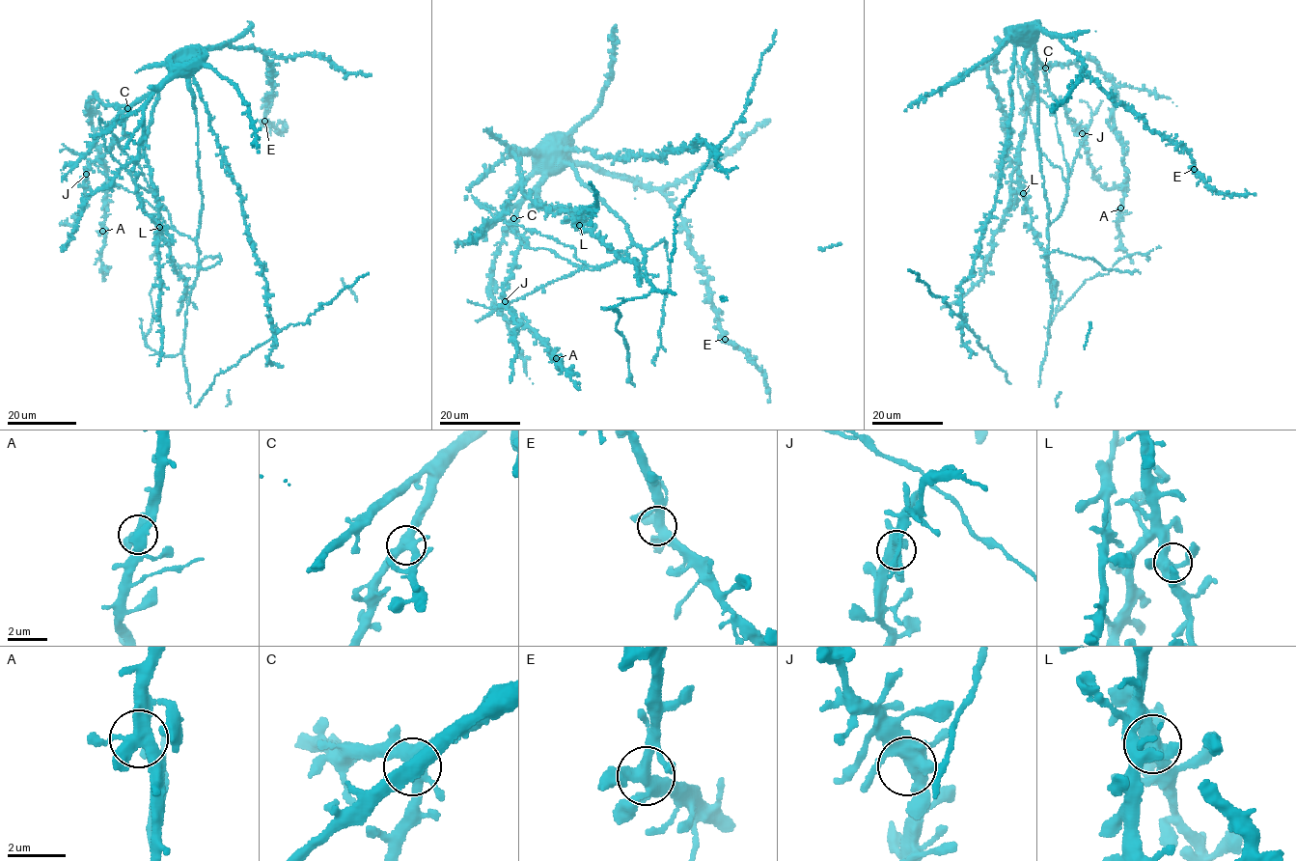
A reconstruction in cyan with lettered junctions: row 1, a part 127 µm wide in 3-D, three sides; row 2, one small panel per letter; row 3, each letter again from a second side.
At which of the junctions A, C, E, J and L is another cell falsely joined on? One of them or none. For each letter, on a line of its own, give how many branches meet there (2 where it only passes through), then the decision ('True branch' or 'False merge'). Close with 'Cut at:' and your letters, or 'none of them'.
A: Branches: 4. True branch
C: Branches: 4. True branch
E: Branches: 4. True branch
J: Branches: 4. True branch
L: Branches: 4. True branch
Cut at: none of them

